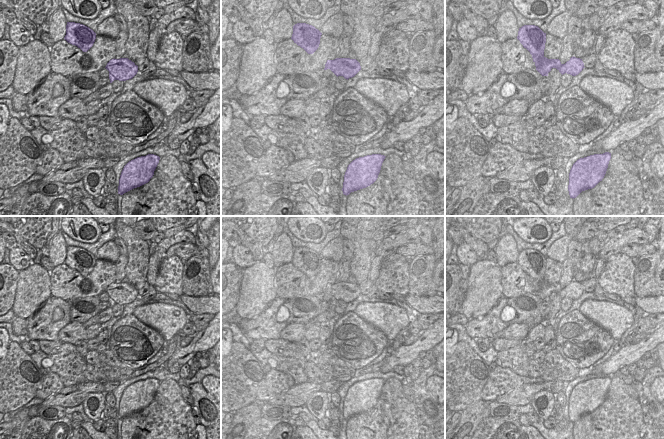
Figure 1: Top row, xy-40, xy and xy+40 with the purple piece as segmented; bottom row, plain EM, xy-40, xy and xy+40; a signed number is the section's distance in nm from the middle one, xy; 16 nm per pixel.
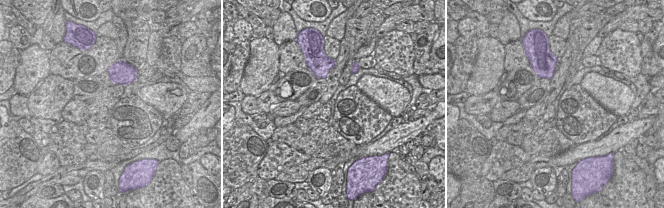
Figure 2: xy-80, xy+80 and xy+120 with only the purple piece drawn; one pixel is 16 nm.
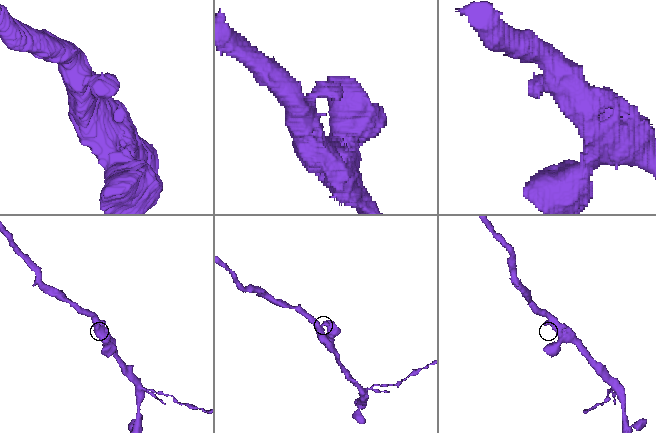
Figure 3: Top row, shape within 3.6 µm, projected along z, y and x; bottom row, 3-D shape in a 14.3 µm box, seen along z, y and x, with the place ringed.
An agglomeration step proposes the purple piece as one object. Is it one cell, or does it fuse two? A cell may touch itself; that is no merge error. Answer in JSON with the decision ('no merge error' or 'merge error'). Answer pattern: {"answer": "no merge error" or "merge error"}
{"answer": "no merge error"}

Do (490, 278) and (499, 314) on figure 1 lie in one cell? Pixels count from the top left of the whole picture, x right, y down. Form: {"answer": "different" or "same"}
{"answer": "different"}

